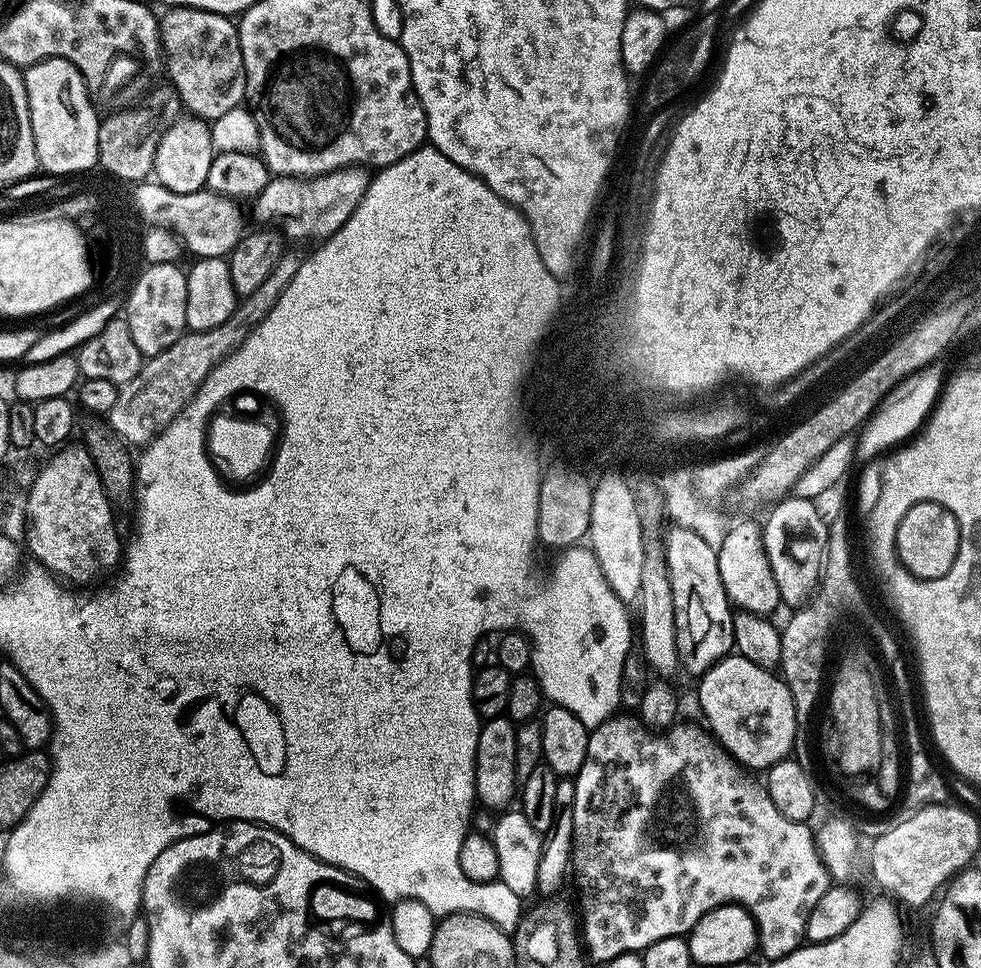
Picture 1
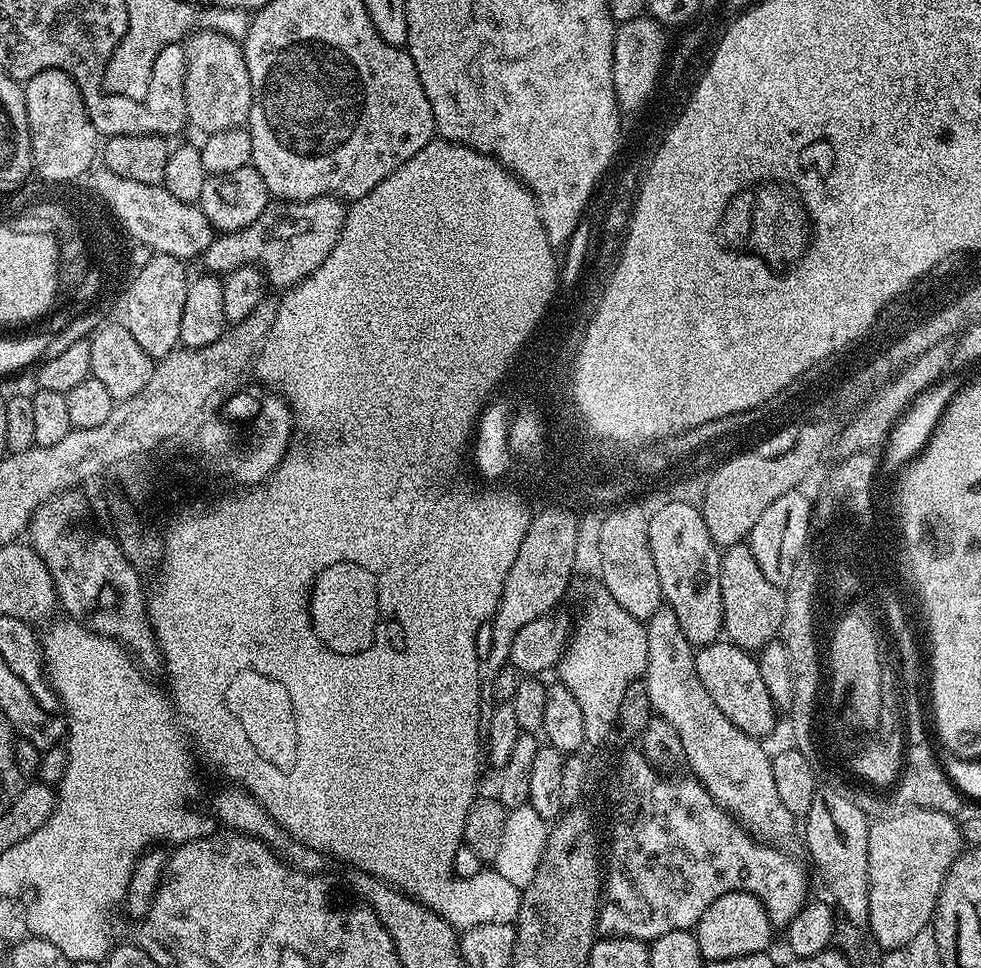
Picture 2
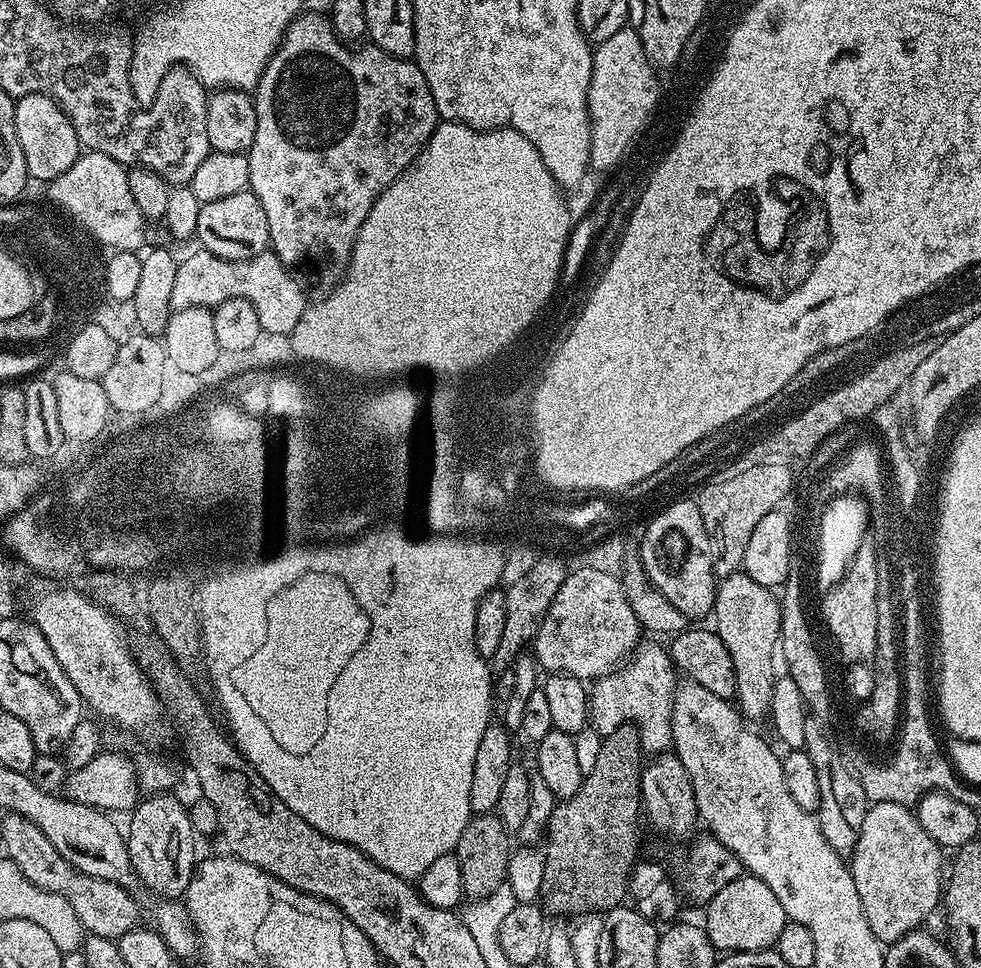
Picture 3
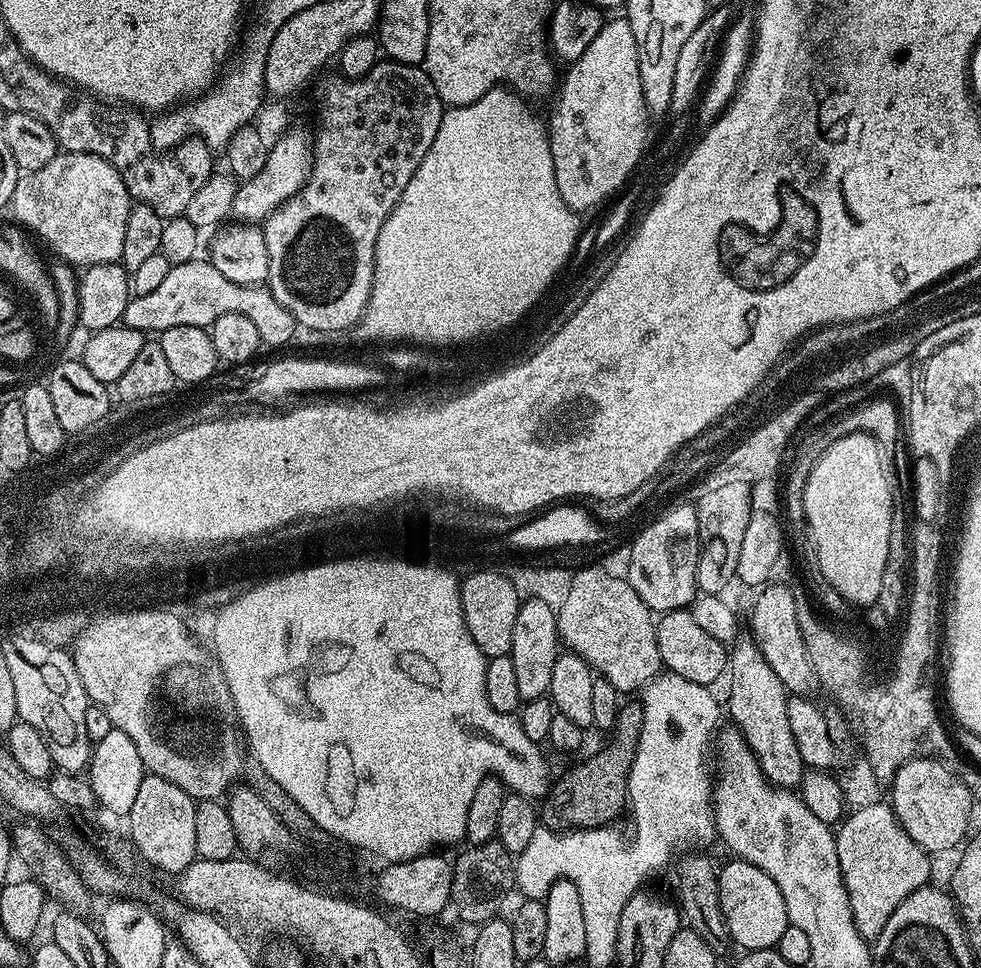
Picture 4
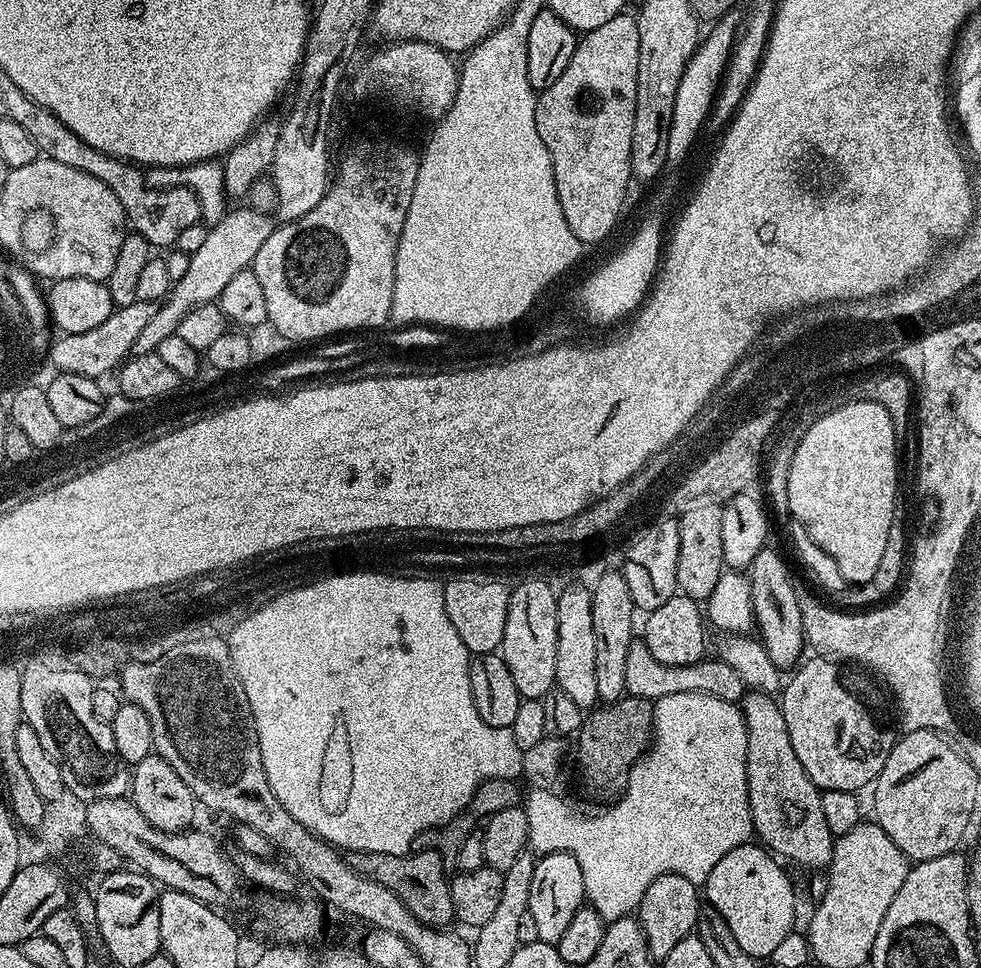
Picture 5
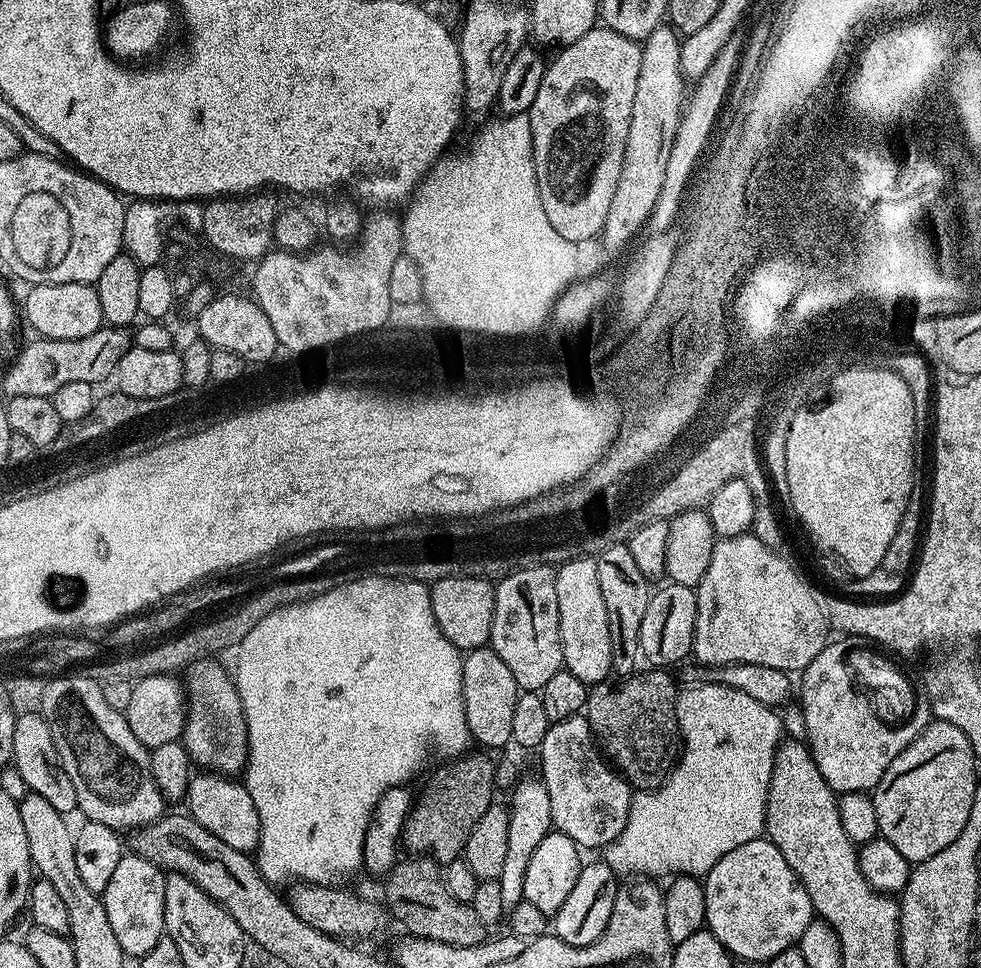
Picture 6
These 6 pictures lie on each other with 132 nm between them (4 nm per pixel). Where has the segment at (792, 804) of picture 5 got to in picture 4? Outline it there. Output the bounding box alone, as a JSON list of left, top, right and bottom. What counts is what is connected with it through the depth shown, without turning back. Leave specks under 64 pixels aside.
[726,638,806,790]

